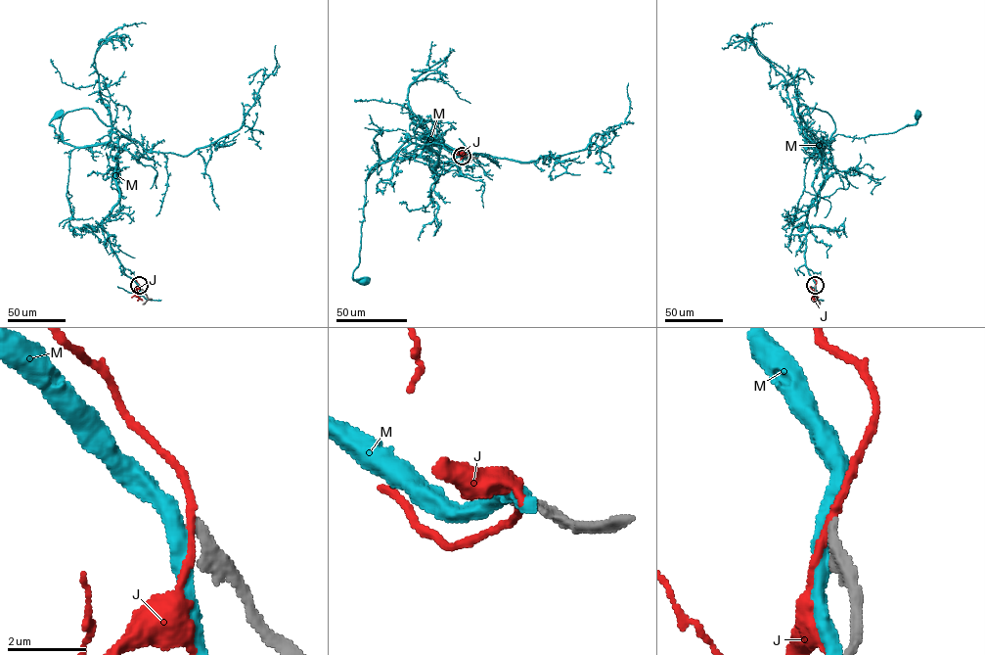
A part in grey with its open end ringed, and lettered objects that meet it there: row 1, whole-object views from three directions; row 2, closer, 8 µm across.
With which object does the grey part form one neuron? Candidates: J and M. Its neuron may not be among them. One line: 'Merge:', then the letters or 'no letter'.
Merge: no letter

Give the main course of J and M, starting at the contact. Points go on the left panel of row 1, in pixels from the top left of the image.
J: (139, 285), (136, 295), (141, 299), (139, 292)
M: (139, 285), (124, 273), (101, 225), (118, 200), (117, 149), (65, 143), (49, 124), (58, 115)

